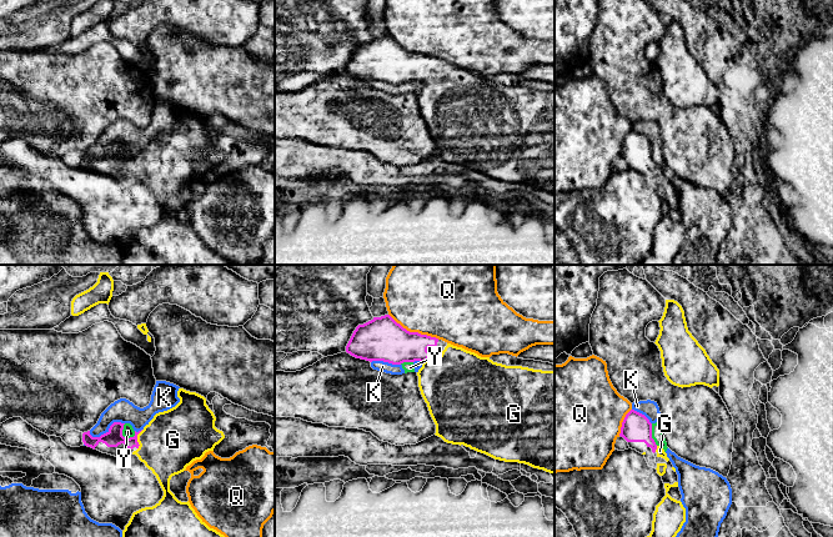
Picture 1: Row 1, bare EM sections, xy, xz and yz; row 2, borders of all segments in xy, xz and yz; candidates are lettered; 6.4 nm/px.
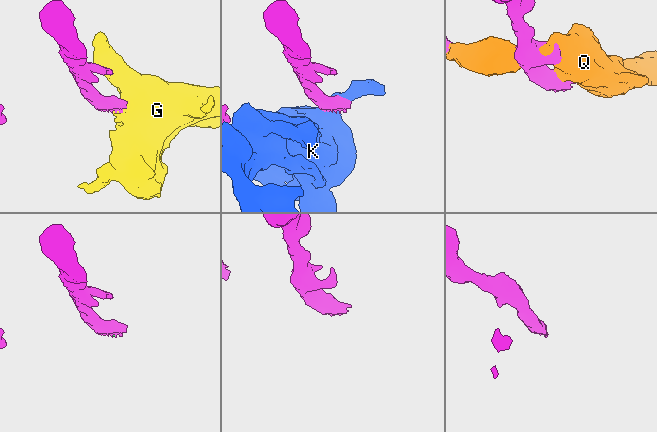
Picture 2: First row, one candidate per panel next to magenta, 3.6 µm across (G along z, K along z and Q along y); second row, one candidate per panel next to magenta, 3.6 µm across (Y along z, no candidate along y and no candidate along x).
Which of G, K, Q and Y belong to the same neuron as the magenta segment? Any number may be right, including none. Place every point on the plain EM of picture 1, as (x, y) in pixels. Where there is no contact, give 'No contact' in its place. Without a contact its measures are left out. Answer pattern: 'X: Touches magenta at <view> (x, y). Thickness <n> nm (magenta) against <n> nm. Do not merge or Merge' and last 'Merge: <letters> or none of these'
G: Touches magenta at xy (136, 160). Thickness 110 nm (magenta) against 380 nm. Merge
K: Touches magenta at xy (106, 152). Thickness 110 nm (magenta) against 150 nm. Do not merge
Q: Touches magenta at xz (414, 53). Thickness 280 nm (magenta) against 380 nm. Do not merge
Y: Touches magenta at xy (121, 155). Thickness 110 nm (magenta) against 70 nm. Do not merge
Merge: G

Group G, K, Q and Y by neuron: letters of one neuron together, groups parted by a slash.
G / K Y / Q

